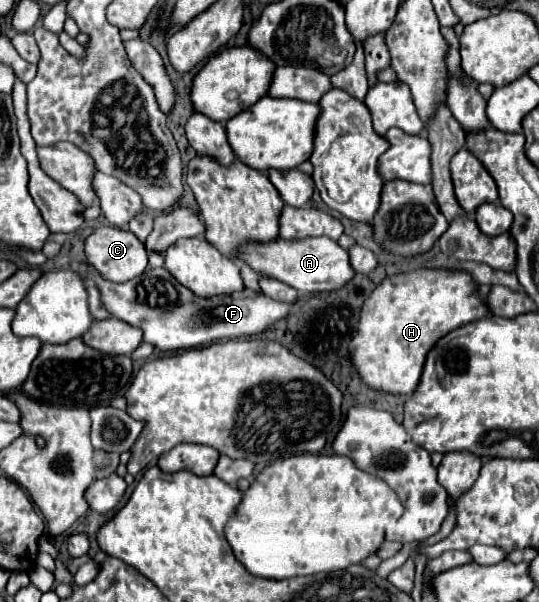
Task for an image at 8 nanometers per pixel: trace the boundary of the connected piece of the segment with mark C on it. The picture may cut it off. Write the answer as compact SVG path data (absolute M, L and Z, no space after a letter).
M101 226L85 240L85 256L87 256L87 262L105 280L111 280L111 282L133 280L135 276L143 274L143 270L148 265L148 251L145 250L145 244L133 232L113 228L113 226Z

